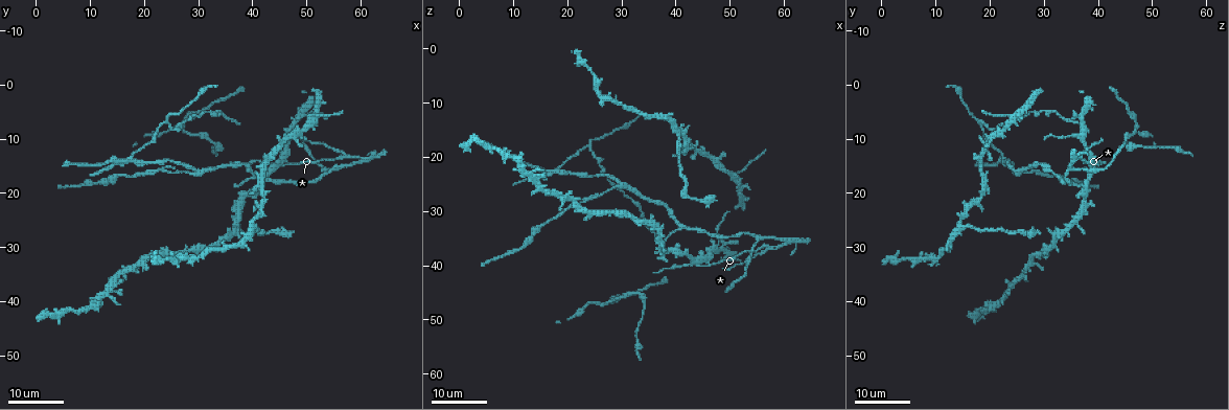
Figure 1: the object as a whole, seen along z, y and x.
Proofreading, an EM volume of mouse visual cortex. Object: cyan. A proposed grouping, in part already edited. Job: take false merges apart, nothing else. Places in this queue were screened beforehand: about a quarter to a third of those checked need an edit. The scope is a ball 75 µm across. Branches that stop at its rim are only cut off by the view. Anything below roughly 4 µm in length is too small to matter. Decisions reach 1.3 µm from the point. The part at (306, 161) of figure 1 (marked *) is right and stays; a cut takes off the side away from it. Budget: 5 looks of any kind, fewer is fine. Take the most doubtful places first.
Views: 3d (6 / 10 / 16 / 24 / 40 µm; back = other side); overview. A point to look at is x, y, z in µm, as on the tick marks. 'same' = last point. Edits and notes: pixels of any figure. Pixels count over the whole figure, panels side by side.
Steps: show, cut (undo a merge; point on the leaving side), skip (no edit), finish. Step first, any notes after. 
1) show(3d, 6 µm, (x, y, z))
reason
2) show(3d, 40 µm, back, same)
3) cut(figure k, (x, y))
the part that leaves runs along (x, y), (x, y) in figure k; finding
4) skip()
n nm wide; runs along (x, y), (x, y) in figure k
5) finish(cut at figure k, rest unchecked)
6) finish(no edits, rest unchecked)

show(3d, 16 µm, (57.0, 13.0, 37.0))
four-way junction

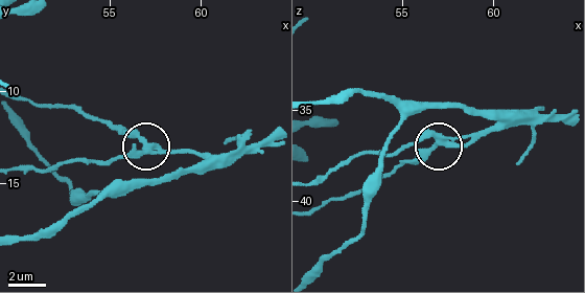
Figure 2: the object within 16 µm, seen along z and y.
show(3d, 10 µm, (57.1, 13.0, 36.7))

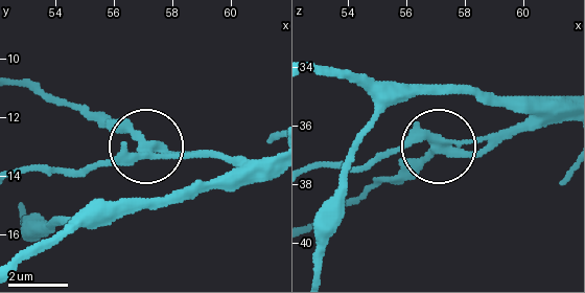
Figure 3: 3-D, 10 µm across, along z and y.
skip()
270 nm wide; runs along (310, 170), (433, 144), (380, 182) in figure 3; all the same cell

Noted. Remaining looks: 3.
show(3d, 16 µm, (17.0, 13.5, 22.5))
branch point

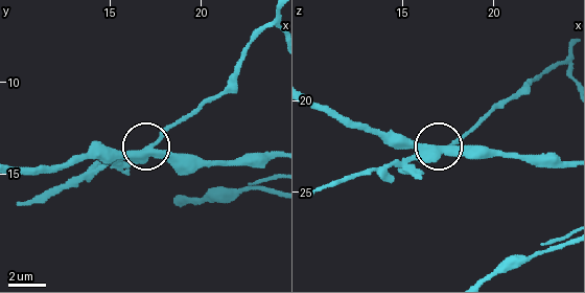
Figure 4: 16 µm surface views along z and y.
show(3d, 6 µm, (17.4, 13.4, 22.6))
closer look

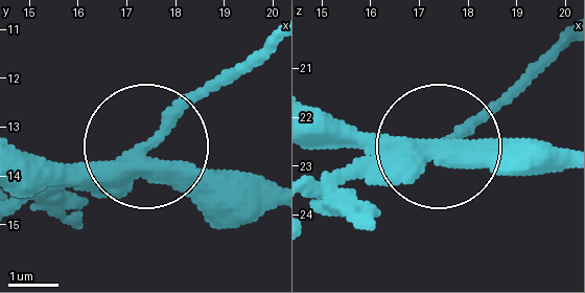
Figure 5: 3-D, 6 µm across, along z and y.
cut(figure 5, (55, 195))
the part that leaves runs along (125, 168), (271, 48) in figure 5; a second cell is stuck on

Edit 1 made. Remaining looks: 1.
finish(cut at figure 5, rest unchecked)

